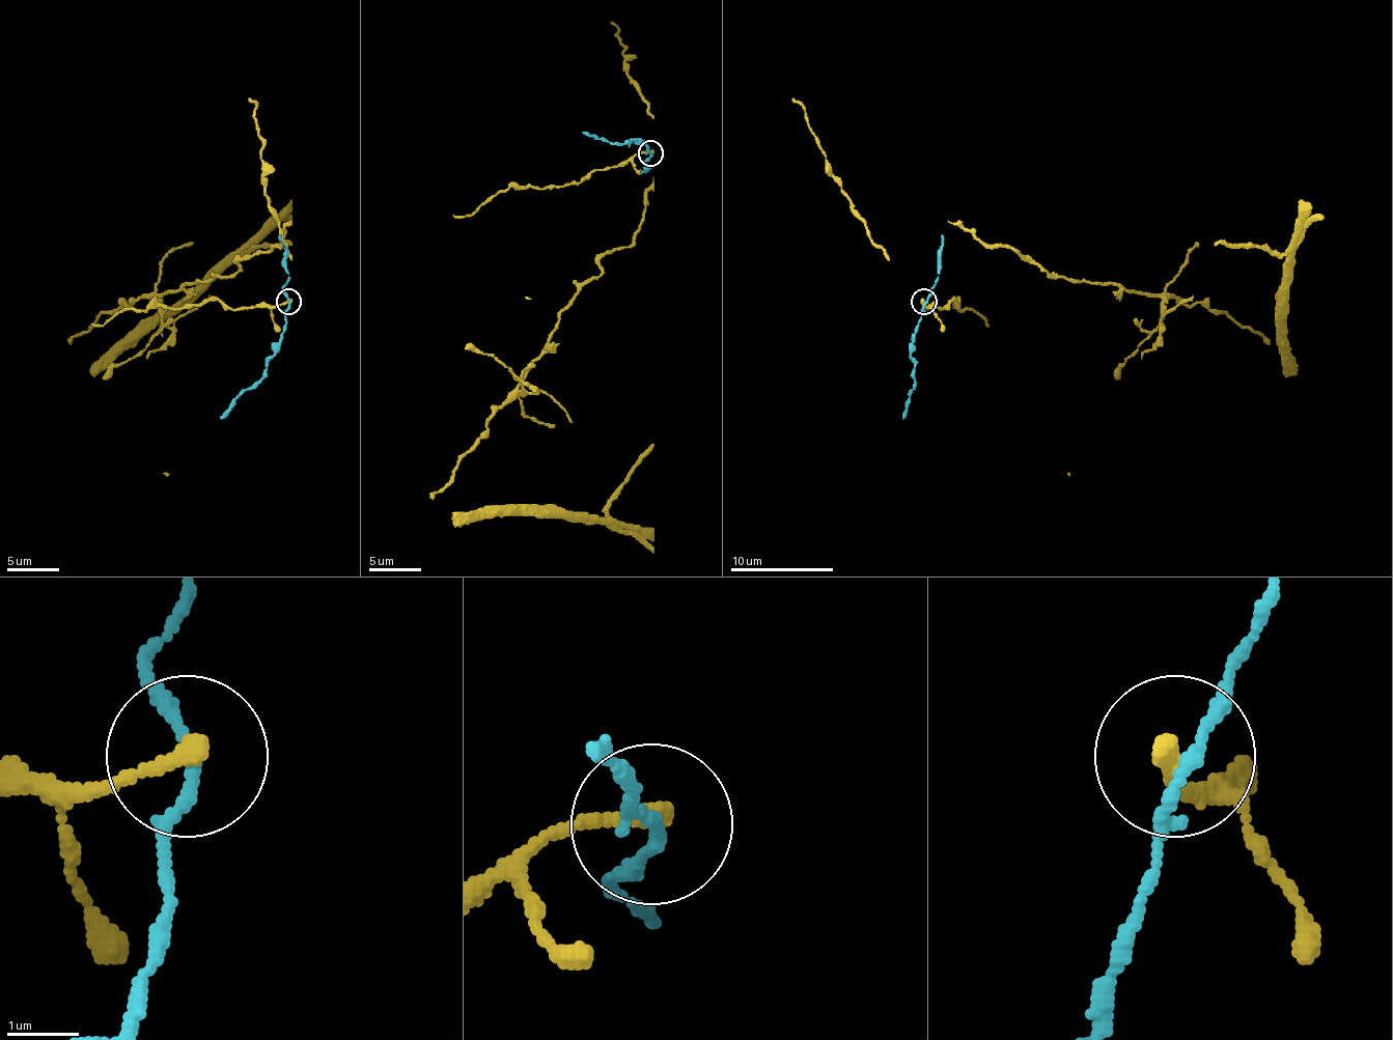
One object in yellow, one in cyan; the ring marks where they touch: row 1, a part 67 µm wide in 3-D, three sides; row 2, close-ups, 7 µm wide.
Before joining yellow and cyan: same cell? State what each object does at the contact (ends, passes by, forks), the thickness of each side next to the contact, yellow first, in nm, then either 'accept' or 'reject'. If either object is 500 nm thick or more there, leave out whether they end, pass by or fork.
yellow ends there; cyan passes by; 280 nm thick on the yellow side, 170 nm on the other; reject

